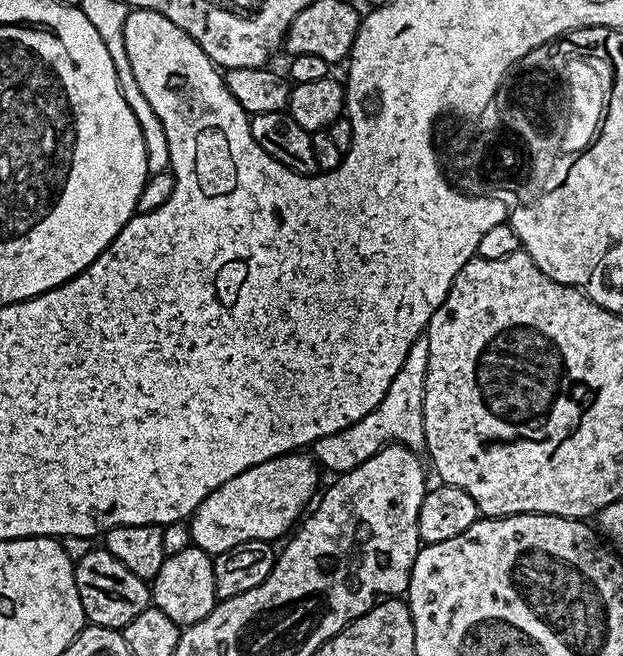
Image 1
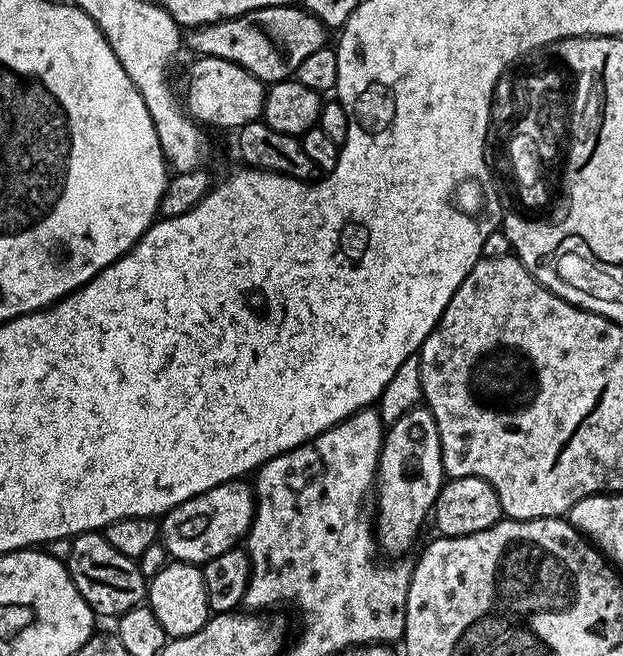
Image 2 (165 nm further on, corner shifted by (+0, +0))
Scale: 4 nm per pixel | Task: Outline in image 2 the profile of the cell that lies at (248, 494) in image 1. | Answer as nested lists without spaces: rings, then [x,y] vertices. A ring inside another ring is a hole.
[[[243,479],[227,480],[167,513],[162,520],[162,544],[172,560],[202,566],[226,550],[237,547],[247,537],[256,516],[256,497],[251,483]]]

